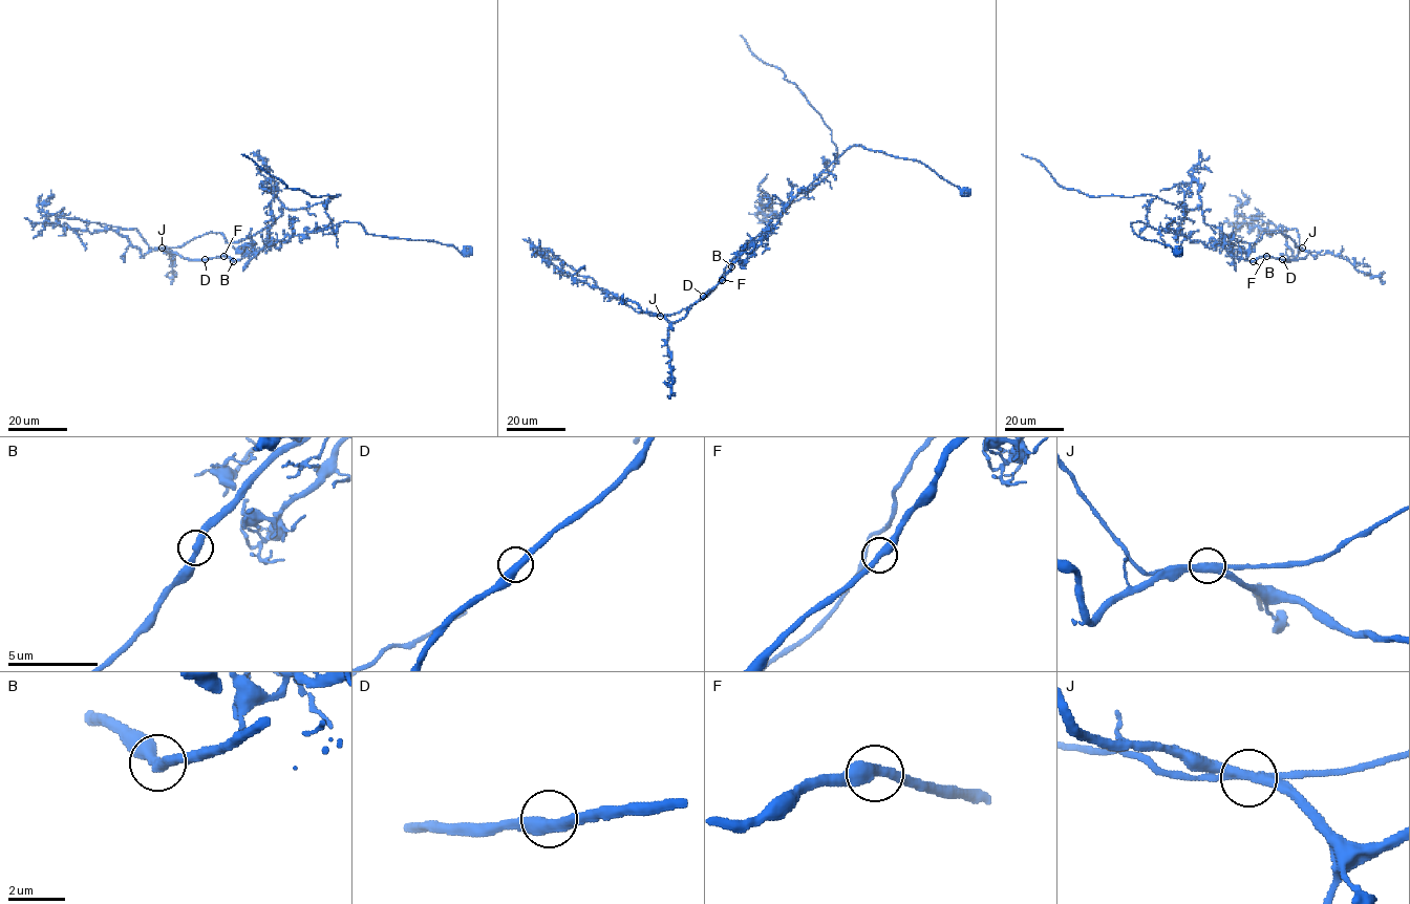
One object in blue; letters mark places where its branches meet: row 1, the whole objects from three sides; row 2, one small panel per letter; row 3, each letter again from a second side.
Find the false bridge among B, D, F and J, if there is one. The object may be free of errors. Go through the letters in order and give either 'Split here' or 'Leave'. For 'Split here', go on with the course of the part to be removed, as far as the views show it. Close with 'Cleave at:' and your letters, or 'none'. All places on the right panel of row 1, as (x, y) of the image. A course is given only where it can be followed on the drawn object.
B: Leave
D: Leave
F: Leave
J: Split here. Course of the part to remove: (1302, 248), (1282, 233), (1240, 241), (1206, 224), (1200, 207), (1065, 189), (1021, 154)
Cleave at: J

